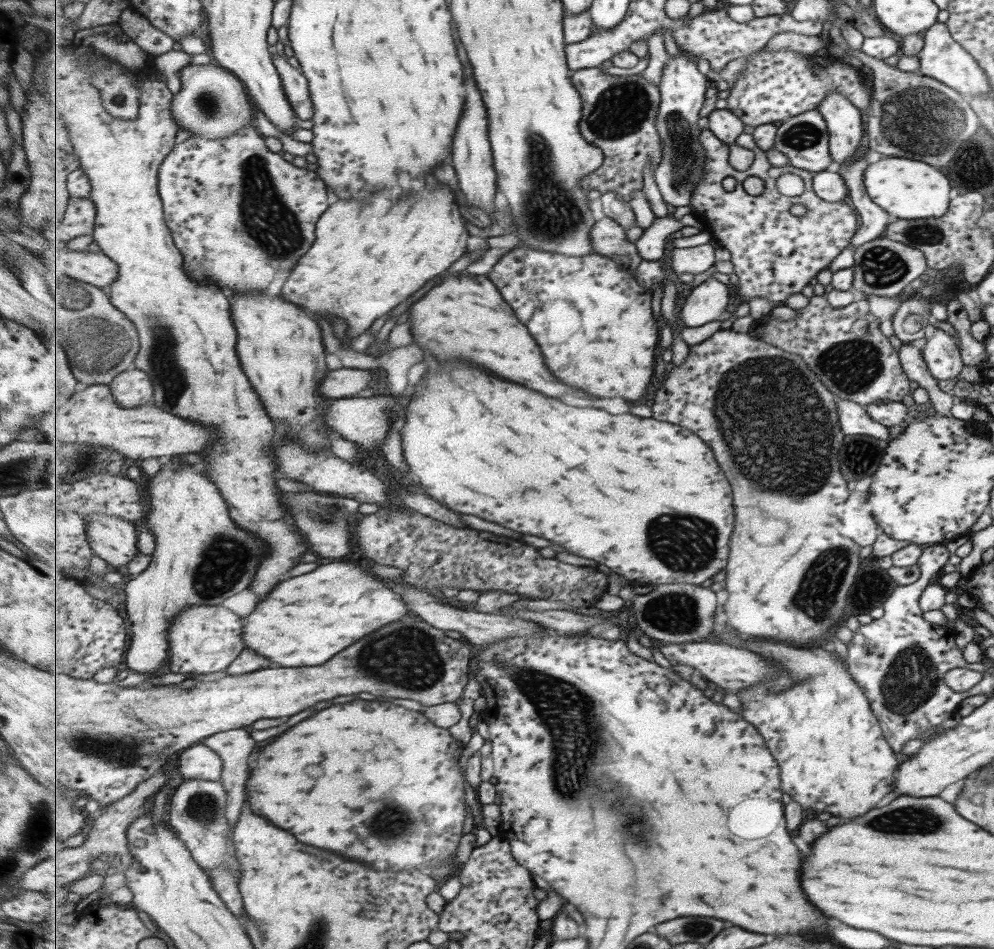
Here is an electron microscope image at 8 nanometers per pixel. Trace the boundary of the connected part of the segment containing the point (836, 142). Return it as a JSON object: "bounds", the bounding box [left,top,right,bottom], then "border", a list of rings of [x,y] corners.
{"bounds":[818,91,861,166],"border":[[[829,91],[818,106],[828,125],[829,152],[835,166],[851,158],[861,138],[861,114],[839,91]]]}

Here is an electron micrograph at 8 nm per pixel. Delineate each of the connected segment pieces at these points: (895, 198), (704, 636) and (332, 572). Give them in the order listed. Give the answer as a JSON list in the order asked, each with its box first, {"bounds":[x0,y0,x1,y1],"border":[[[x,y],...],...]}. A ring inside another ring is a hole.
[{"bounds":[863,157,949,219],"border":[[[887,157],[868,164],[863,173],[863,184],[869,198],[877,203],[887,214],[896,219],[937,218],[944,214],[949,206],[949,180],[929,168],[929,164],[901,157]]]},{"bounds":[620,584,719,644],"border":[[[632,584],[621,590],[620,598],[631,600],[639,628],[648,637],[681,644],[708,640],[714,632],[716,610],[719,606],[715,587],[704,588],[700,584],[661,584],[645,595],[634,594]]]},{"bounds":[245,562,409,666],"border":[[[333,562],[333,564],[325,564],[321,568],[317,568],[315,572],[309,572],[309,574],[303,574],[303,576],[297,576],[297,578],[291,578],[291,580],[285,580],[285,584],[277,586],[277,592],[273,592],[273,596],[269,596],[269,600],[261,602],[257,606],[257,612],[253,612],[249,618],[247,618],[247,624],[245,624],[245,644],[247,648],[251,650],[257,650],[259,654],[265,654],[269,656],[273,662],[281,664],[281,666],[321,666],[325,662],[329,662],[333,656],[337,656],[339,652],[343,652],[345,648],[353,646],[355,642],[359,642],[361,638],[365,638],[367,634],[391,624],[391,622],[399,622],[405,618],[405,614],[409,612],[403,596],[399,592],[395,592],[391,586],[387,586],[387,582],[383,580],[377,580],[371,572],[363,570],[359,564],[353,564],[353,562]]]}]

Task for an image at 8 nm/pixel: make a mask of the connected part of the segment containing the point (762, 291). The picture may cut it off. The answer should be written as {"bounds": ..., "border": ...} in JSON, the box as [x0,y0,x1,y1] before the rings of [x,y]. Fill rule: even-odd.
{"bounds":[691,128,858,307],"border":[[[707,128],[703,130],[700,140],[708,150],[708,162],[706,162],[706,171],[708,174],[706,174],[706,178],[701,181],[700,186],[694,192],[691,204],[695,210],[693,213],[702,219],[703,224],[705,224],[705,231],[709,231],[712,234],[713,240],[717,240],[721,247],[731,252],[734,272],[740,278],[738,294],[742,297],[743,302],[749,303],[753,299],[765,298],[769,302],[770,307],[785,305],[785,300],[791,294],[803,292],[803,288],[807,284],[812,285],[817,272],[827,268],[829,262],[849,244],[849,240],[852,240],[858,230],[855,214],[851,212],[851,208],[843,200],[839,202],[825,202],[821,200],[813,192],[814,173],[797,168],[789,163],[782,167],[771,166],[769,160],[767,160],[766,150],[762,149],[756,143],[756,138],[752,134],[743,133],[735,142],[737,146],[753,150],[756,154],[756,159],[753,161],[751,168],[744,171],[733,168],[733,165],[730,163],[732,145],[715,136],[715,133],[711,129]],[[788,172],[801,175],[801,178],[806,182],[805,192],[800,197],[785,196],[777,186],[778,178]],[[727,176],[733,176],[737,180],[733,191],[727,191],[723,188],[723,180]],[[750,176],[758,176],[765,180],[766,189],[760,196],[745,192],[743,182]],[[795,204],[805,206],[807,209],[805,215],[795,217],[789,212],[791,206],[795,206]]]}

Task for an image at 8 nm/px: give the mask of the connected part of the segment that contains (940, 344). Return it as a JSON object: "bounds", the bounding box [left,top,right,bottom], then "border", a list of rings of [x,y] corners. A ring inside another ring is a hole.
{"bounds":[920,329,963,381],"border":[[[935,329],[931,338],[921,341],[920,354],[927,371],[937,381],[955,378],[963,366],[957,340],[941,330]]]}

